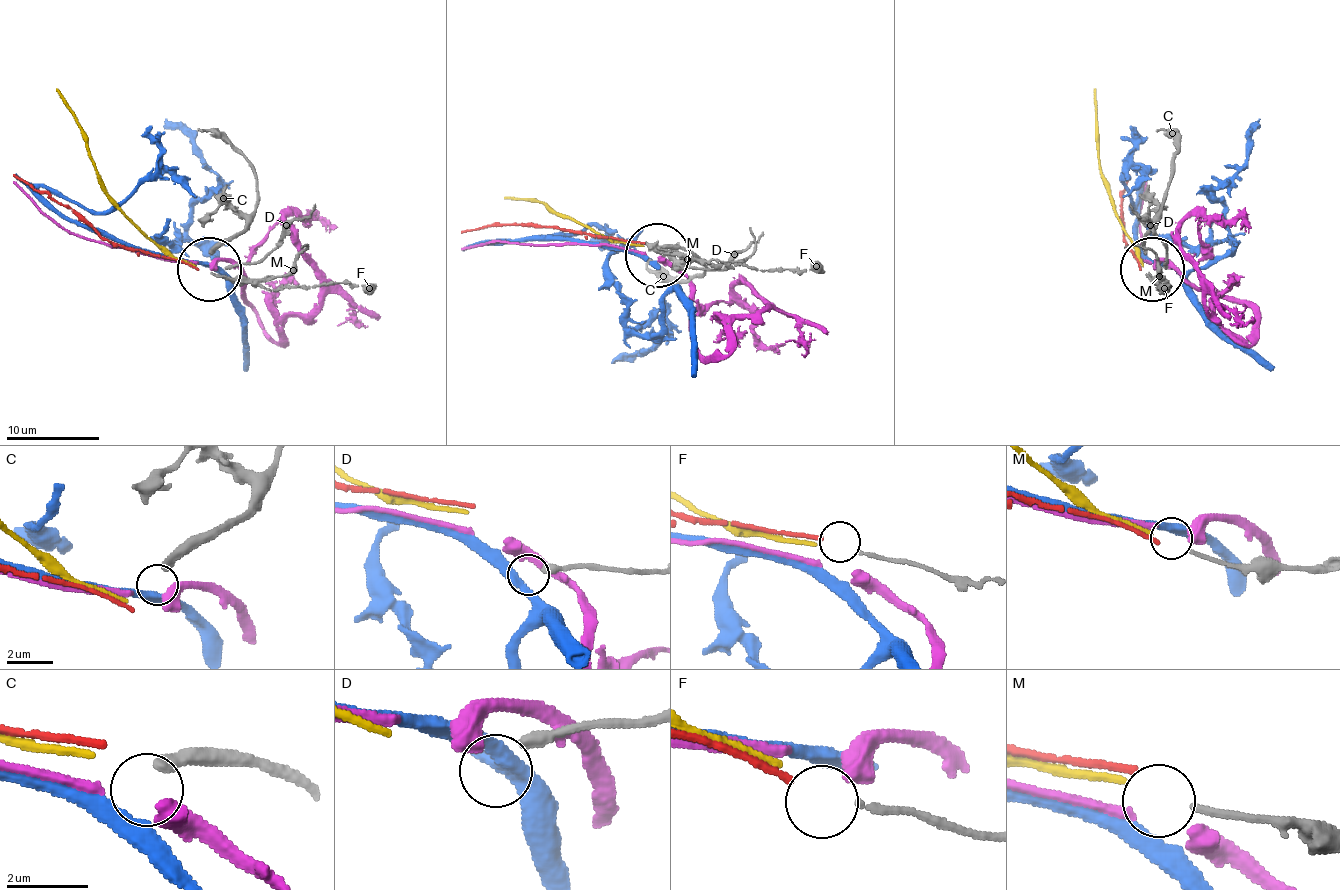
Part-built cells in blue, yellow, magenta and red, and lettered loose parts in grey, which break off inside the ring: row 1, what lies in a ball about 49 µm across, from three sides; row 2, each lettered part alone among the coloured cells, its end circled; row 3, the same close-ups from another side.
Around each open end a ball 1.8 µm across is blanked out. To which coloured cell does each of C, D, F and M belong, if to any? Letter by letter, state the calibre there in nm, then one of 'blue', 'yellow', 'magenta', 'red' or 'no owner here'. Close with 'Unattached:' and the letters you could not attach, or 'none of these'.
C: 300 nm thick; blue
D: 320 nm thick; no owner here
F: 170 nm thick; red
M: 170 nm thick; yellow
Unattached: D

